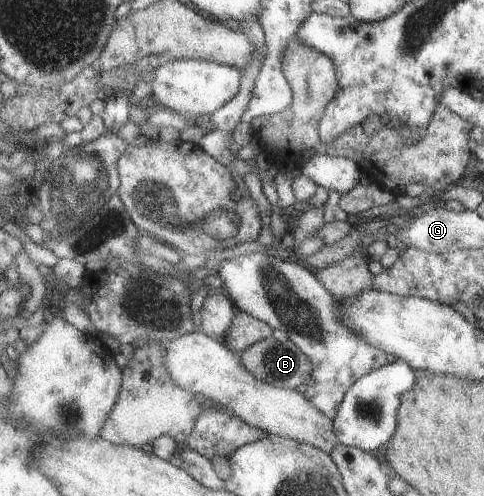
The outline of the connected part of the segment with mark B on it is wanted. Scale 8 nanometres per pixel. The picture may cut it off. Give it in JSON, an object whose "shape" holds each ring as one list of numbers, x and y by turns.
{"shape":[[273,336,256,342,240,353,244,367,259,380,292,390,302,383,309,384,313,380,313,363,308,356,292,340,277,341]]}

